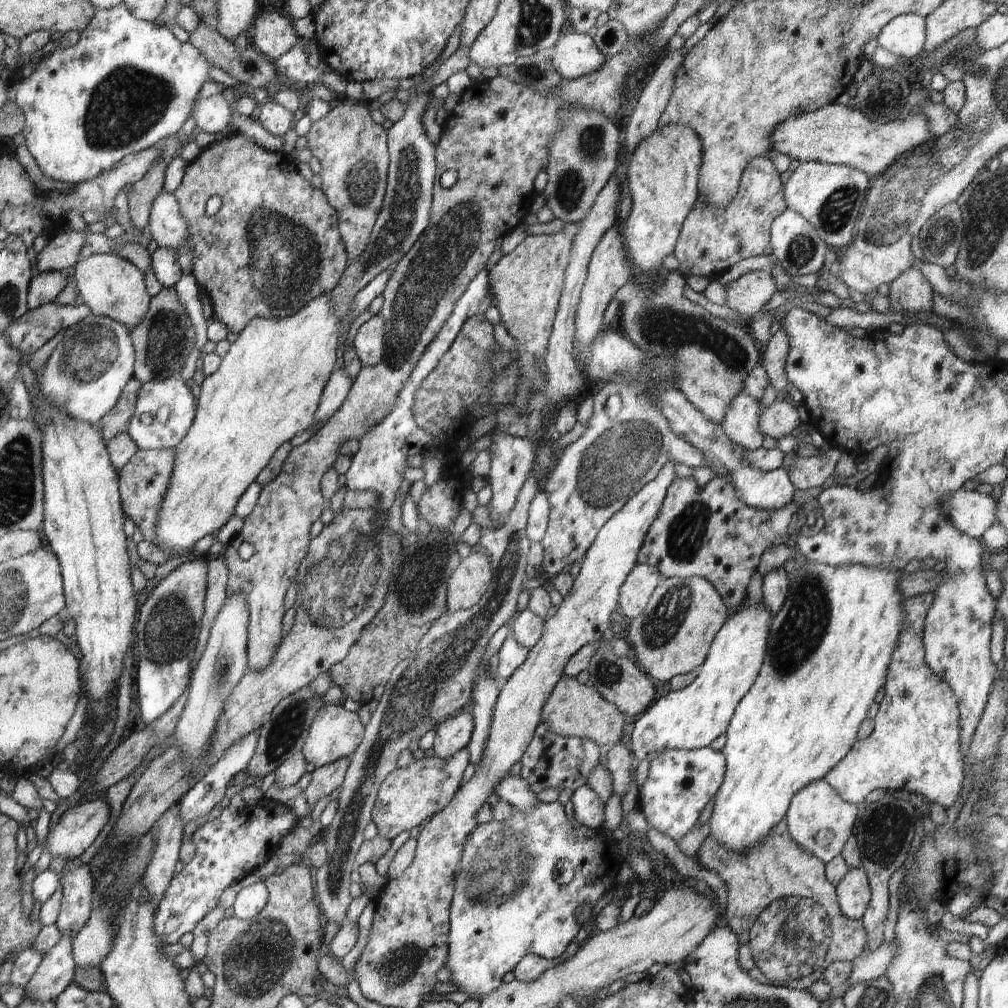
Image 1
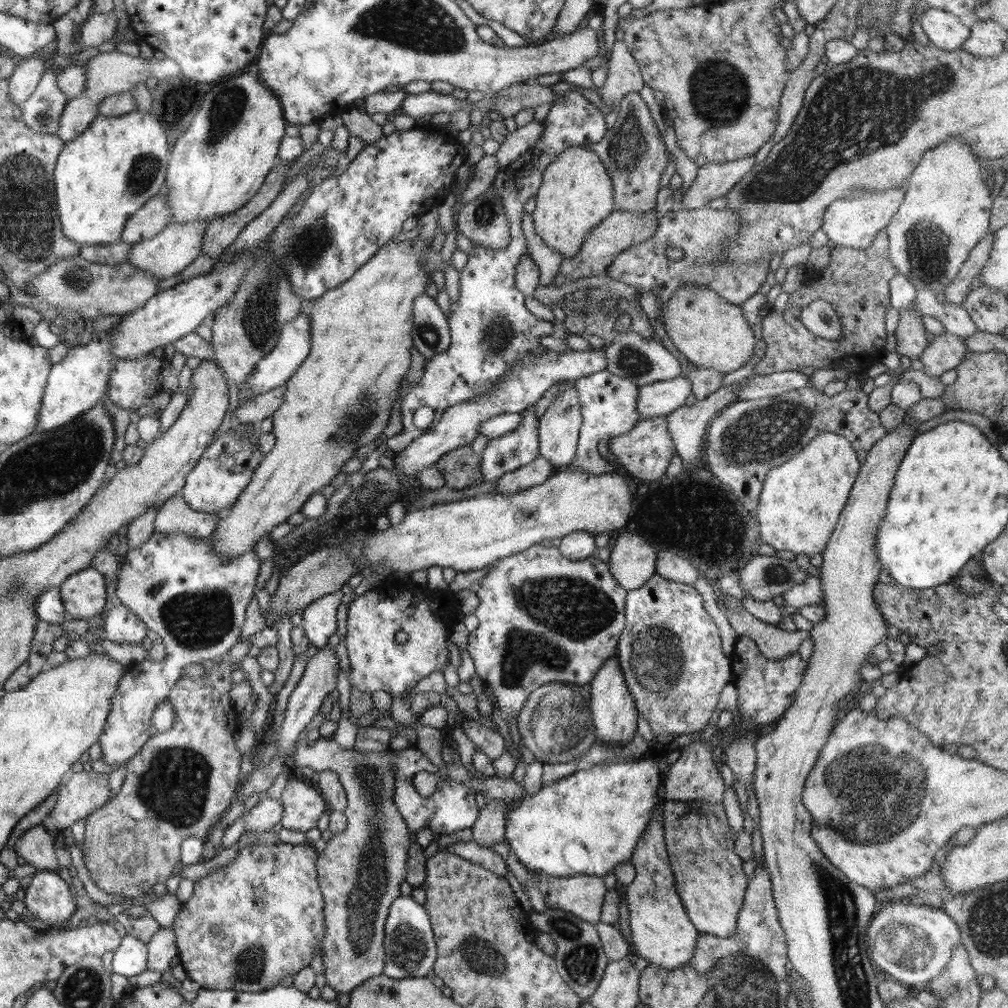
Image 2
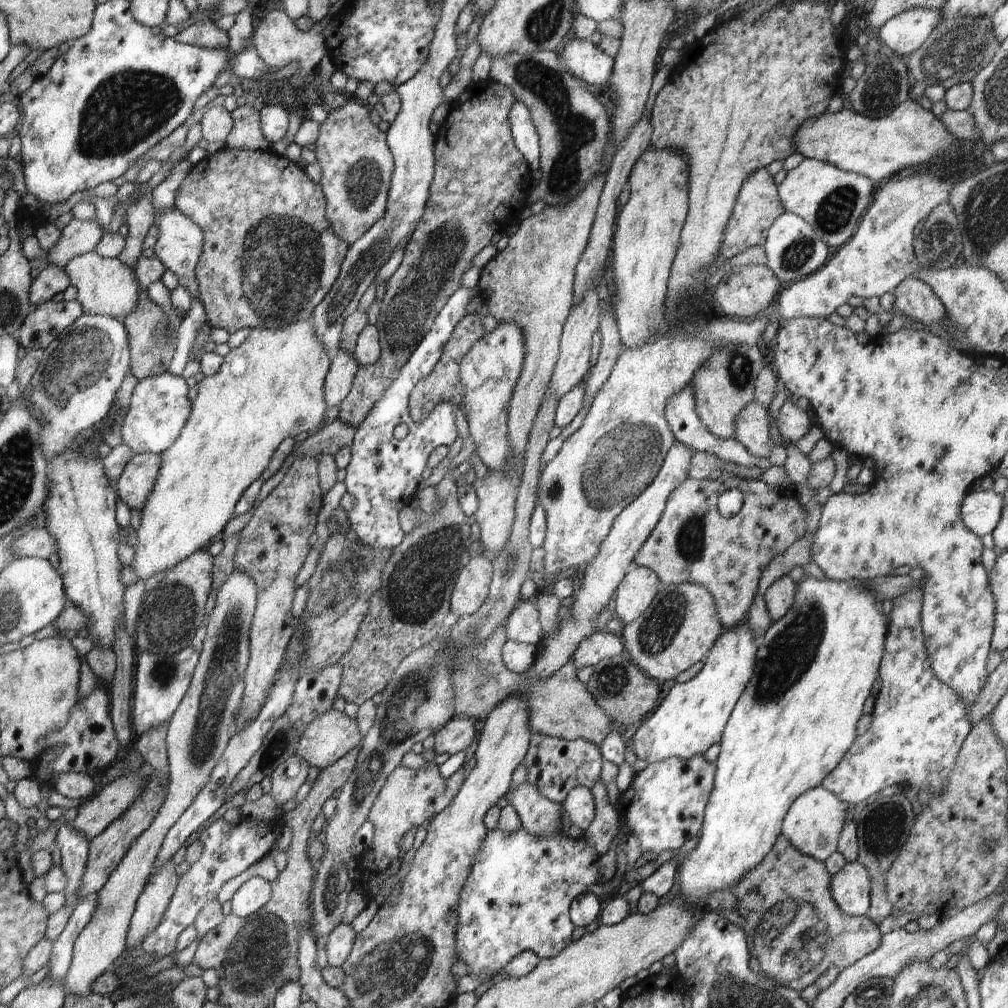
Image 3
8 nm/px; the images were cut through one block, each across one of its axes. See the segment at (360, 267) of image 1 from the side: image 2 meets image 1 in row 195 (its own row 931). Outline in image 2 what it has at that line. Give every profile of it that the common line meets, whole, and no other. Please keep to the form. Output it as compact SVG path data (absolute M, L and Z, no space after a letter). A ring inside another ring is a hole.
M400 896L392 901L385 923L383 974L390 978L422 978L434 968L437 958L437 946L430 918L423 906L411 896Z

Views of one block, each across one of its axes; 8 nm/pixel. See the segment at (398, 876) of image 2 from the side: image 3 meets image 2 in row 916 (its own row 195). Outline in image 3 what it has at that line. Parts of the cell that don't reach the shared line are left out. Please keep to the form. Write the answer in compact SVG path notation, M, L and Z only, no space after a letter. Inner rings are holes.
M350 98L347 104L344 104L342 108L338 109L330 109L328 118L326 118L326 122L320 125L320 136L318 136L318 140L316 140L316 159L318 164L320 164L320 168L322 168L322 178L320 178L320 187L322 188L322 192L324 194L326 200L326 211L325 216L327 220L330 222L332 226L334 234L338 236L341 240L344 240L349 246L354 244L356 240L360 240L382 216L384 216L384 212L386 212L386 204L388 200L388 190L390 190L390 182L392 180L392 174L394 172L394 160L390 150L387 146L386 136L387 132L382 132L380 128L374 125L369 118L370 108L363 102L359 102L354 98Z

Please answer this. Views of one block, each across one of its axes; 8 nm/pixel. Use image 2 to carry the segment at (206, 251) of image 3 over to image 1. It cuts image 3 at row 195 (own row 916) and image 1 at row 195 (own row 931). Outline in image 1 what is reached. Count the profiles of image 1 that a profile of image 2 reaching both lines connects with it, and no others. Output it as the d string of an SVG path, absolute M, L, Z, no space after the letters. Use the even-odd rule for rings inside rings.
M229 134L203 148L186 167L182 184L173 194L190 230L192 274L210 298L213 316L229 332L241 333L256 316L286 318L296 314L313 298L331 292L347 269L349 258L338 232L338 214L326 195L300 175L288 154L264 150L242 134ZM212 196L219 196L222 205L215 215L207 216L206 202Z

